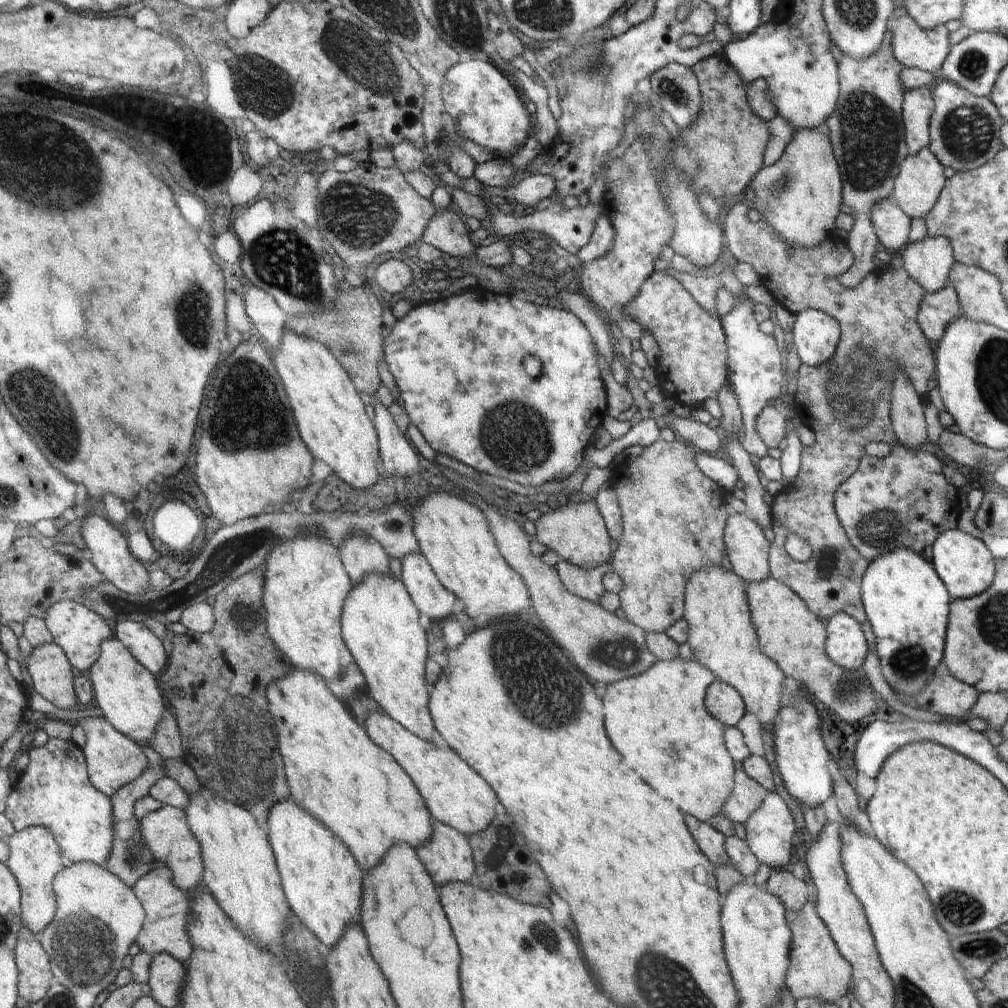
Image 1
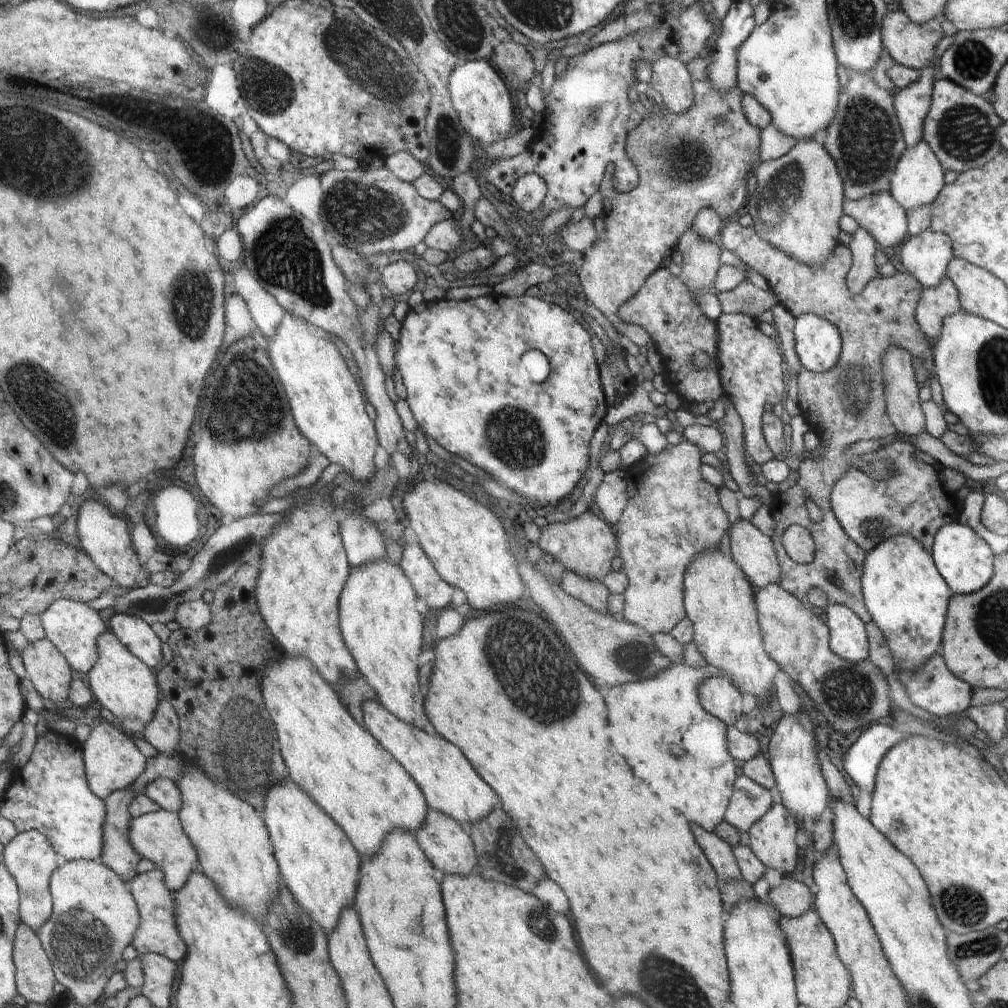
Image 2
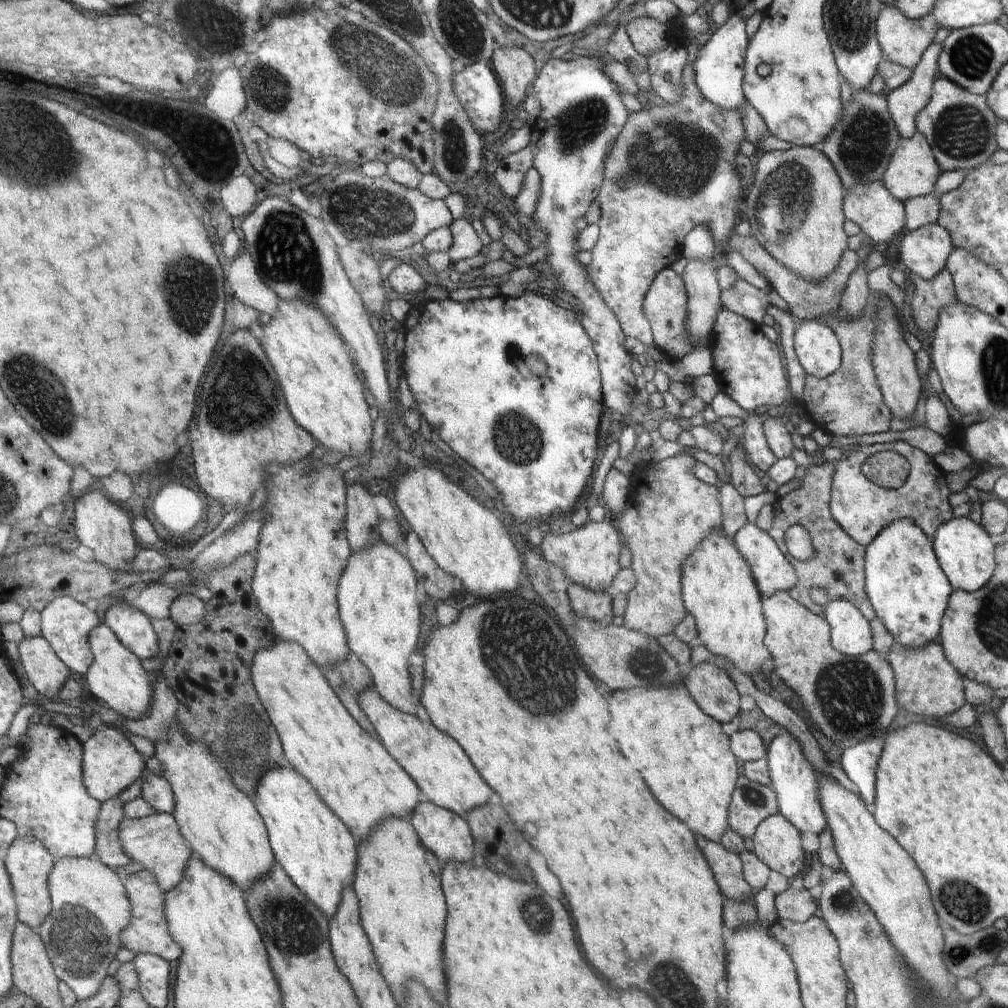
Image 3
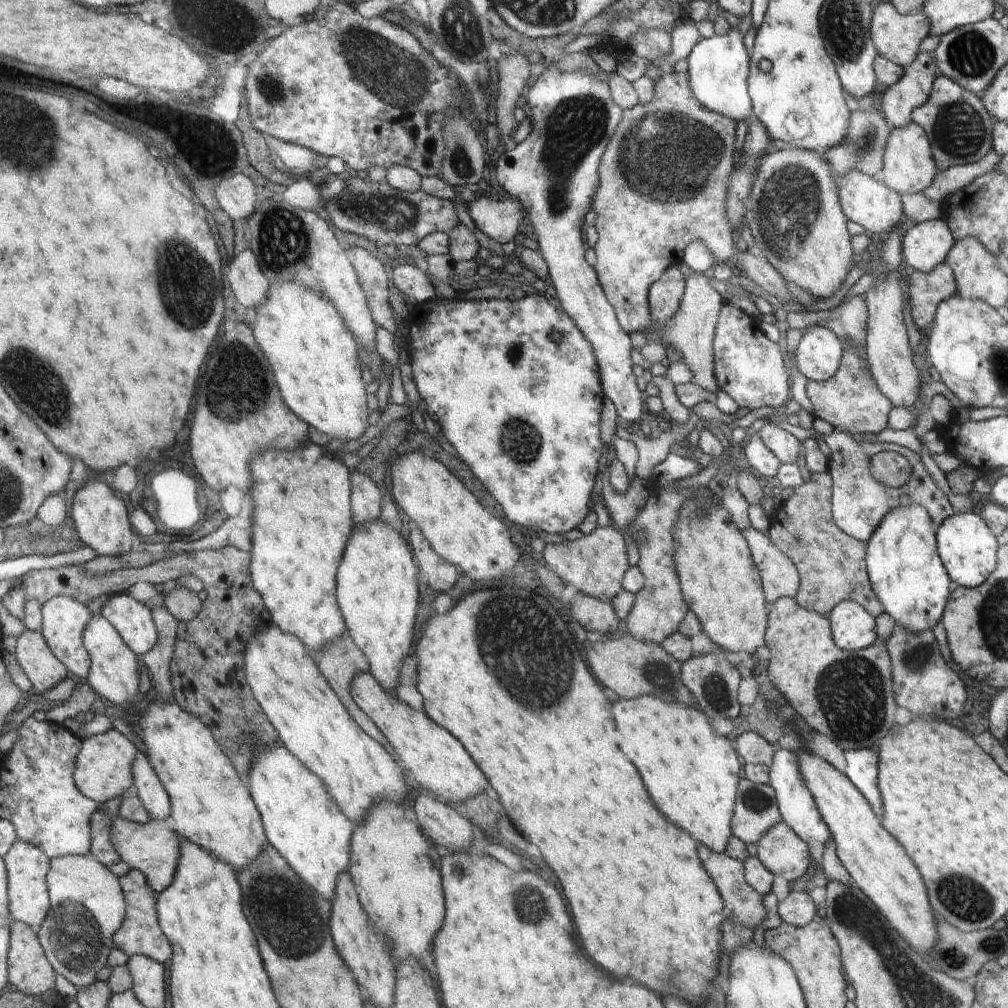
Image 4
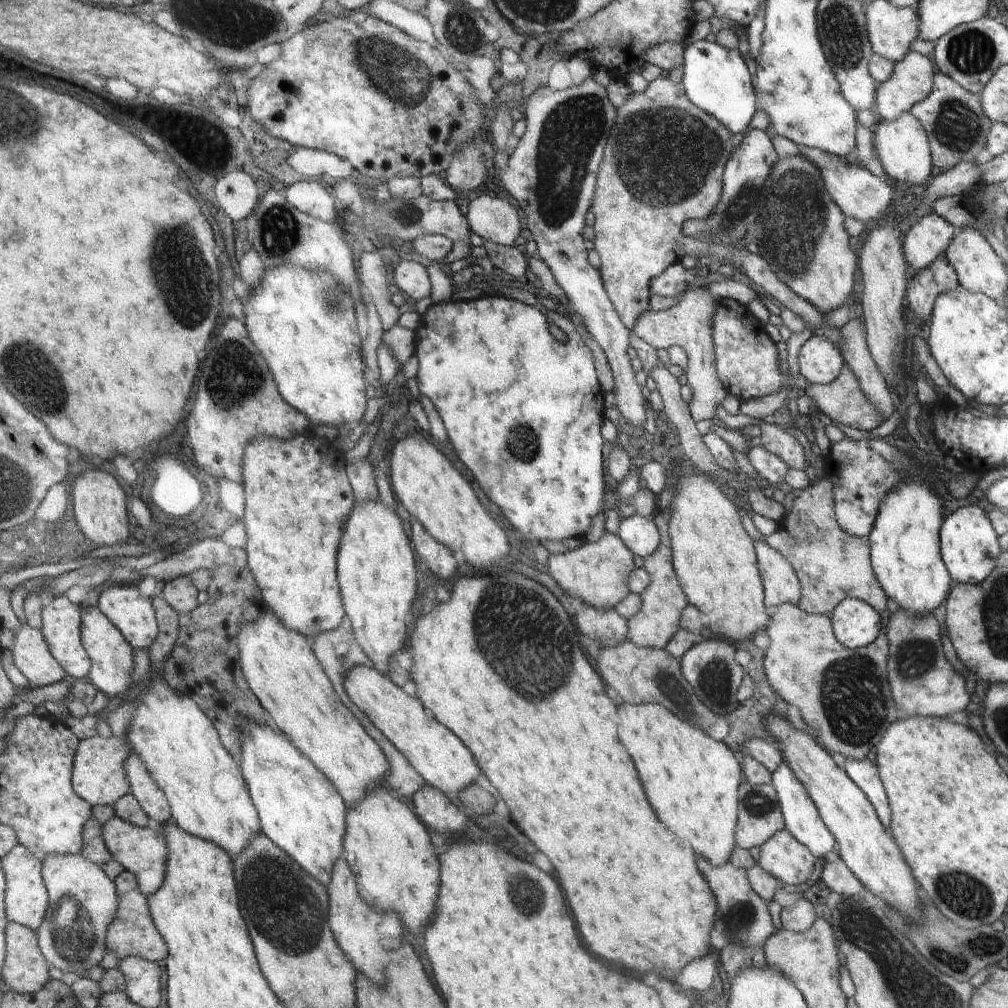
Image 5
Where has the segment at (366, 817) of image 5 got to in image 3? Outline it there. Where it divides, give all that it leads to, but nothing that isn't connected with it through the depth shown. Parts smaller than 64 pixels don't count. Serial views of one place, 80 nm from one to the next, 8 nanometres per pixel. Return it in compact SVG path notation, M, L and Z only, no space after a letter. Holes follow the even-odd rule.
M400 817L386 819L369 839L358 844L359 859L352 882L359 902L359 915L364 932L369 938L374 956L384 975L395 1001L402 1002L406 994L406 982L416 978L426 988L442 992L446 986L442 968L442 940L447 919L445 892L440 886L440 864L436 855L421 843L417 829Z

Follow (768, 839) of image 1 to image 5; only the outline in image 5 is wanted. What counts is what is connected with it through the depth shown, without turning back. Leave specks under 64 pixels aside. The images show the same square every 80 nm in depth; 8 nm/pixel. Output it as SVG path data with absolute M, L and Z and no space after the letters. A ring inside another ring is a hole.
M782 828L761 845L758 864L768 874L782 880L784 885L800 885L808 880L808 872L814 866L812 853L792 833Z

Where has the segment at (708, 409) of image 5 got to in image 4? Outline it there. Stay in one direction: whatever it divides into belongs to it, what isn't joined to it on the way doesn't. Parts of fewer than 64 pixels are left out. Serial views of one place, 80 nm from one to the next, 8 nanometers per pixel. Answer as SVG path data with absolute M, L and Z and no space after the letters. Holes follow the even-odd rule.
M692 270L690 275L685 276L685 295L681 300L681 307L678 308L674 320L666 322L662 328L652 323L652 326L646 332L633 334L634 349L638 350L647 342L653 341L659 342L667 348L670 346L676 348L681 353L683 362L690 367L692 374L694 374L691 382L694 382L700 388L704 388L704 390L708 390L708 392L716 392L719 389L718 384L716 384L716 378L714 378L714 362L712 362L713 339L723 304L720 294L710 283L710 273ZM691 412L686 424L676 424L668 432L662 432L658 438L647 439L634 433L629 437L638 450L638 461L636 462L635 475L644 481L652 478L654 468L661 464L670 453L670 448L677 442L683 441L695 429L702 420Z

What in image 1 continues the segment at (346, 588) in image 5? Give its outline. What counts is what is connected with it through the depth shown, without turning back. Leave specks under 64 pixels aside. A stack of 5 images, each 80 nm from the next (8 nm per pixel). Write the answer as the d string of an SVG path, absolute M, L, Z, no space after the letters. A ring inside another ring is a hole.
M393 575L366 576L360 584L354 585L354 596L350 596L350 604L346 604L346 616L342 616L341 632L346 636L346 644L350 644L350 652L358 656L358 664L362 664L362 672L366 672L365 689L370 696L382 706L384 713L393 717L398 724L409 729L414 736L434 743L435 725L429 712L430 693L426 690L426 660L428 660L428 644L426 634L418 624L418 608L413 603L406 585Z

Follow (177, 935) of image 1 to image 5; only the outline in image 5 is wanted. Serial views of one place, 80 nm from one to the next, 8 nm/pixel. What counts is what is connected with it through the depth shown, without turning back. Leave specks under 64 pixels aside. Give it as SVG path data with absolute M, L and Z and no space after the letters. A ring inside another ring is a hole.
M124 870L121 874L118 874L115 883L119 893L120 906L117 911L118 920L114 920L114 928L109 928L107 951L112 952L119 959L136 956L144 958L144 960L150 960L150 962L163 962L168 955L168 946L165 944L165 938L161 936L157 926L154 925L151 909L149 908L149 898L141 892L137 877L132 872ZM126 928L128 928L128 945L126 945Z

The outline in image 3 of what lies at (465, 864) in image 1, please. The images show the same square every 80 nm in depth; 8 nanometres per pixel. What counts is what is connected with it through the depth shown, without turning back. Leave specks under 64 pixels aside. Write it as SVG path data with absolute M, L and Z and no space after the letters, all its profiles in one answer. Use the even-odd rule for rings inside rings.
M422 798L420 806L413 812L410 824L417 829L417 835L421 837L421 843L443 862L476 862L476 842L473 840L469 821L464 816Z

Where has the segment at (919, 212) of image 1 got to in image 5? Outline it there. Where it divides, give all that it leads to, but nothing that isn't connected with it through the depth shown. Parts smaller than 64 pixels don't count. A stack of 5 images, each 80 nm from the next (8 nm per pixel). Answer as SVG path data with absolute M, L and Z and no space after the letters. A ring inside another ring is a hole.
M908 113L892 122L878 119L872 129L873 142L876 142L876 150L878 150L877 158L880 160L886 176L896 180L900 188L925 185L933 168L933 158L928 134L921 122Z

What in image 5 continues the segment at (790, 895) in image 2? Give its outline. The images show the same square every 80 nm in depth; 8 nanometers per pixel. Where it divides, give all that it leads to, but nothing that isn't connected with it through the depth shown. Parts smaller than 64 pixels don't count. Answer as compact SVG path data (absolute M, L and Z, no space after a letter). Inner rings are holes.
M812 895L797 896L790 906L784 906L781 912L782 927L793 932L807 932L816 920Z

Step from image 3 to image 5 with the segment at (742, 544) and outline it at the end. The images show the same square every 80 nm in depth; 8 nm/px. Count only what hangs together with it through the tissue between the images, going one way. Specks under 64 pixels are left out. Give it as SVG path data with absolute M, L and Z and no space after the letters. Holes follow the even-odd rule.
M754 540L757 565L764 578L765 608L769 613L780 604L798 605L801 600L801 582L792 562L783 553L764 541Z

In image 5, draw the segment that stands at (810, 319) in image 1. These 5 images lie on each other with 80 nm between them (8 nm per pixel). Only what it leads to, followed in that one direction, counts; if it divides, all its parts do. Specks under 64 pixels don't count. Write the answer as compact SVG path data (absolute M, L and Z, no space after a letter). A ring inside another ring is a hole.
M813 335L798 354L800 374L810 383L831 384L845 367L844 354L828 336Z

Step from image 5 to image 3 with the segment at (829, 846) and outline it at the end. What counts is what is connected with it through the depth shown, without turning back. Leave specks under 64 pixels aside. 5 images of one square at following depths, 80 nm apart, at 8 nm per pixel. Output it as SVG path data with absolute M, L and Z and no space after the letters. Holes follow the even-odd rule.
M781 733L767 746L767 757L769 764L769 776L772 780L770 787L777 793L777 803L780 805L780 813L798 827L802 832L810 830L814 834L823 833L828 828L826 812L821 804L820 782L817 780L813 764L804 752L802 744L796 737Z

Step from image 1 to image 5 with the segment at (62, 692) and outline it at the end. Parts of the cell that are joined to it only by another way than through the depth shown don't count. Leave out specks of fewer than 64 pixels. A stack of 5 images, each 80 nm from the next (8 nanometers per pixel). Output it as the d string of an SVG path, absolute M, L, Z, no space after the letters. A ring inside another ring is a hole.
M23 625L17 633L12 653L15 664L29 679L30 689L42 688L64 680L66 671L50 654L42 629Z

